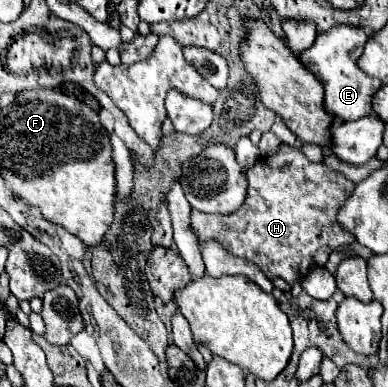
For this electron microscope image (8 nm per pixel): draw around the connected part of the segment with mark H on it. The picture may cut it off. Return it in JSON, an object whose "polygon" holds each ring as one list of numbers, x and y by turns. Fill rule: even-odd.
{"polygon":[[282,144,274,156,262,158,252,168,248,168,246,176,248,176,248,196,246,202,234,214,222,216,192,210,190,222,200,240,216,238,230,254,254,262,268,278,280,276,288,284,294,284,296,280,304,278,310,266,324,266,328,262,330,252,334,252,338,246,348,246,354,242,354,236,350,232,344,232,336,220,338,210,354,192,354,182,346,180,342,174,326,168,324,164,310,162,302,154,302,150]]}

